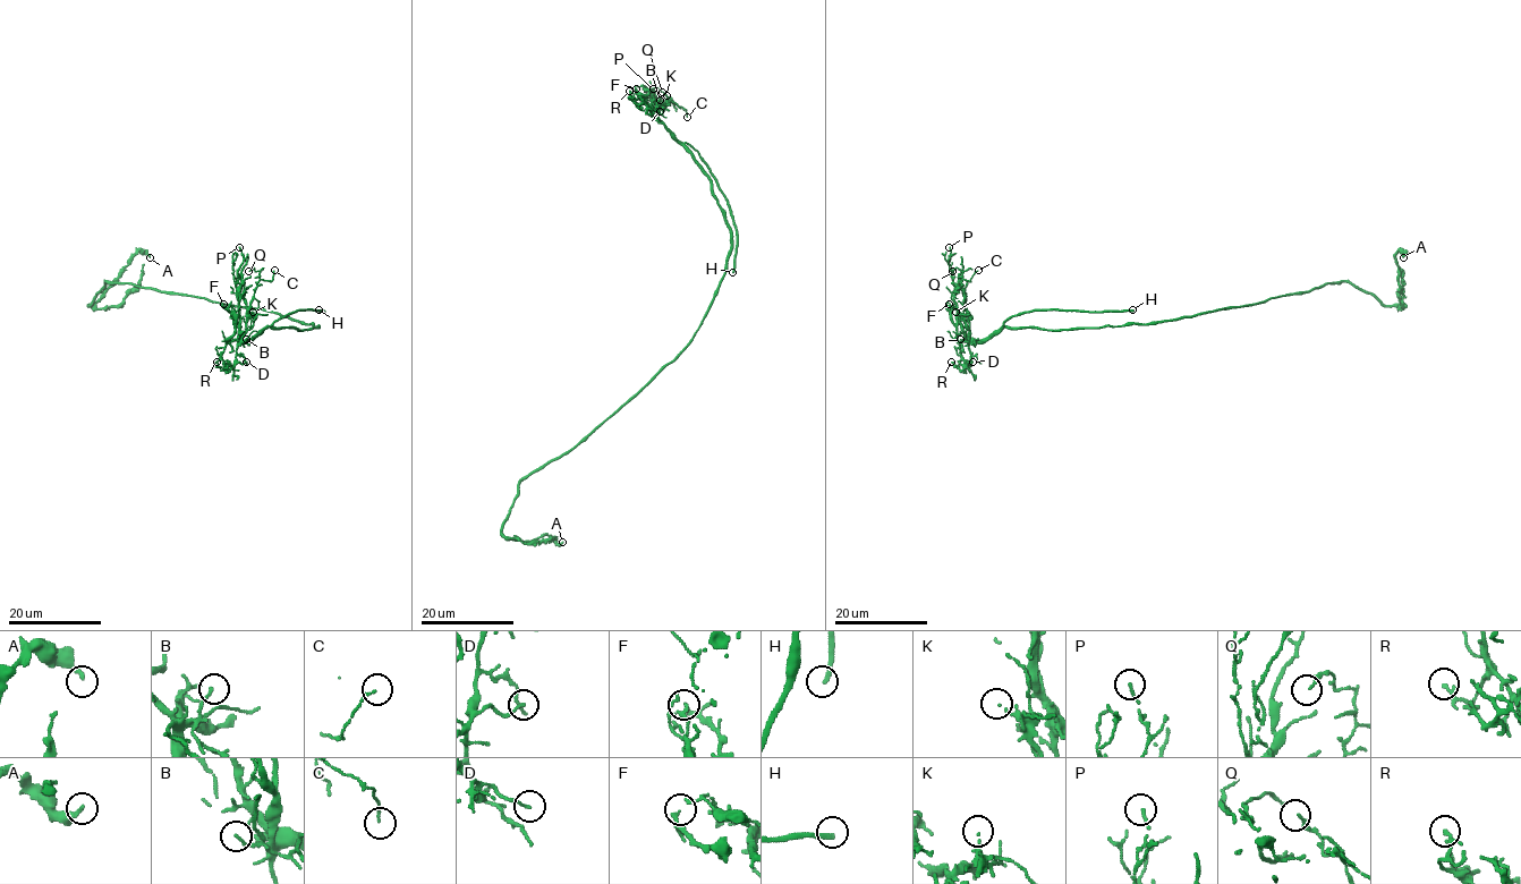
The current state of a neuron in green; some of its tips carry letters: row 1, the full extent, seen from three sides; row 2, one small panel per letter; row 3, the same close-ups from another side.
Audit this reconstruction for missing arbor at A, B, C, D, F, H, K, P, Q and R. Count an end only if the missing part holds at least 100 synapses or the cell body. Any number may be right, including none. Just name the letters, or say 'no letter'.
H

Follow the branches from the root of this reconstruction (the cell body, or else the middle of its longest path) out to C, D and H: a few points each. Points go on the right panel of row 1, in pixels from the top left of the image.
C: (1203, 313), (1147, 324), (1059, 330), (1001, 326), (984, 339), (969, 339), (960, 281), (970, 280), (978, 270)
D: (1203, 313), (1147, 324), (1059, 330), (1001, 326), (987, 337), (970, 342), (969, 362), (973, 362)
H: (1203, 313), (1147, 324), (1059, 330), (1008, 328), (1003, 323), (1030, 311), (1132, 309)

